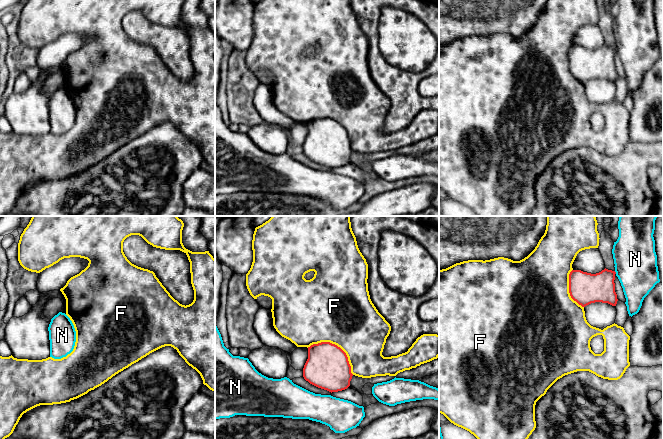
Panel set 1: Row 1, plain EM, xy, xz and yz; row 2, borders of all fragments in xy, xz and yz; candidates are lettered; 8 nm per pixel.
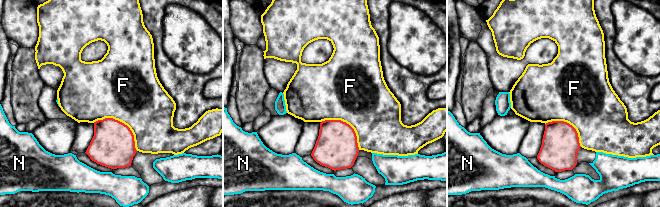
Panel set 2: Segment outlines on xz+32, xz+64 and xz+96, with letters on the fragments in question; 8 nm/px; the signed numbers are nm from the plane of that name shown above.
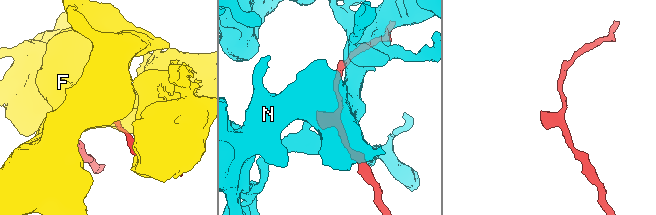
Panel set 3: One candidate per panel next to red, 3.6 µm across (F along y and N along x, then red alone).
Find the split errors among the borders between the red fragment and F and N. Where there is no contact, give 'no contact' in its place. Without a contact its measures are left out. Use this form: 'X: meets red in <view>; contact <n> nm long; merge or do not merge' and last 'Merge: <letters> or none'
F: meets red in xz; contact 440 nm long; do not merge
N: meets red in yz; contact 30 nm long; do not merge
Merge: none

